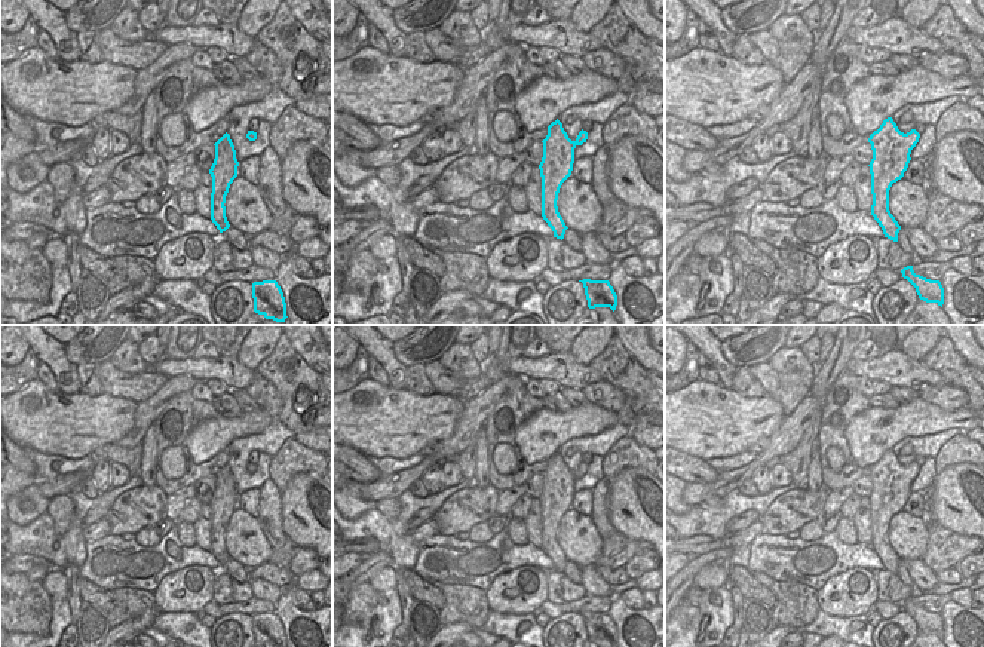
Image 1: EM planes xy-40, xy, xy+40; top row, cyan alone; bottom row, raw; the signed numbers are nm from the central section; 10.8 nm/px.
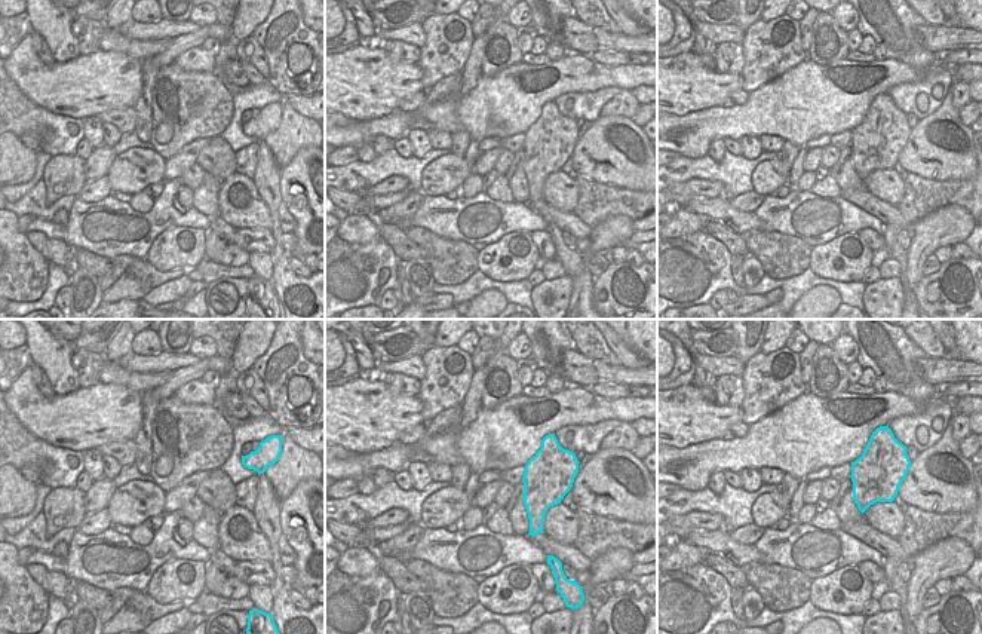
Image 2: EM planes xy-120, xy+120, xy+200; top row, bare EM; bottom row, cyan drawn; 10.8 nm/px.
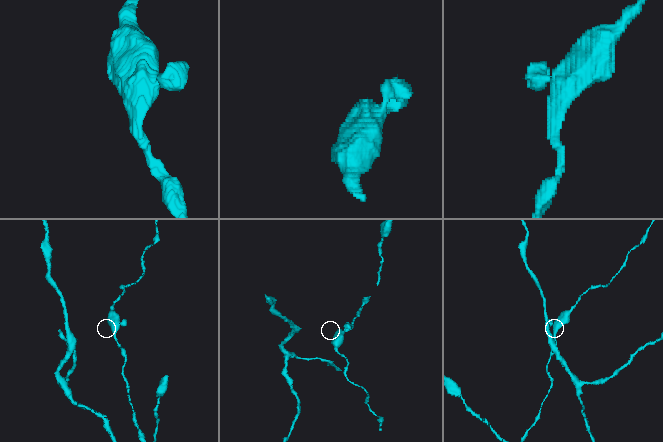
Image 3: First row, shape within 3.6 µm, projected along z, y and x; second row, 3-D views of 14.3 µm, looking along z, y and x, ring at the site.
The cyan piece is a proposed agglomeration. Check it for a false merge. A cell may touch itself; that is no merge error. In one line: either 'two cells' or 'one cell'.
one cell

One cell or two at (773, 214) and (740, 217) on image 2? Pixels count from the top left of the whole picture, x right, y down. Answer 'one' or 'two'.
two

